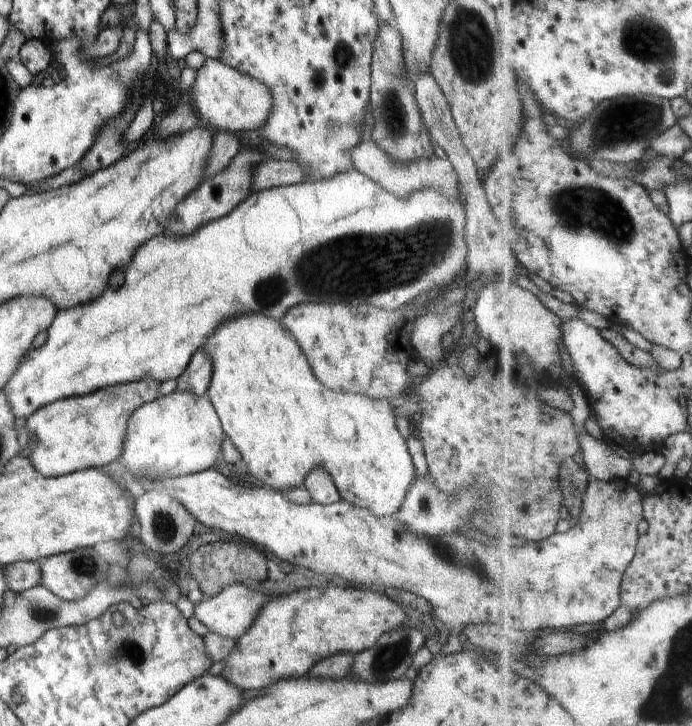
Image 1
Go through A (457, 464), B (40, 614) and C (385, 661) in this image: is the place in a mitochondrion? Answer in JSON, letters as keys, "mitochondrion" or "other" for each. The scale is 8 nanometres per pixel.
{"A":"other","B":"mitochondrion","C":"mitochondrion"}

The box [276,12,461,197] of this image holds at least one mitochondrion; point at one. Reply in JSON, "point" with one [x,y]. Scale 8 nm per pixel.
{"point":[394,122]}

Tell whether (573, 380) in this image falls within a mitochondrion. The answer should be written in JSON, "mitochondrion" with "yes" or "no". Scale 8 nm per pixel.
{"mitochondrion":"no"}

